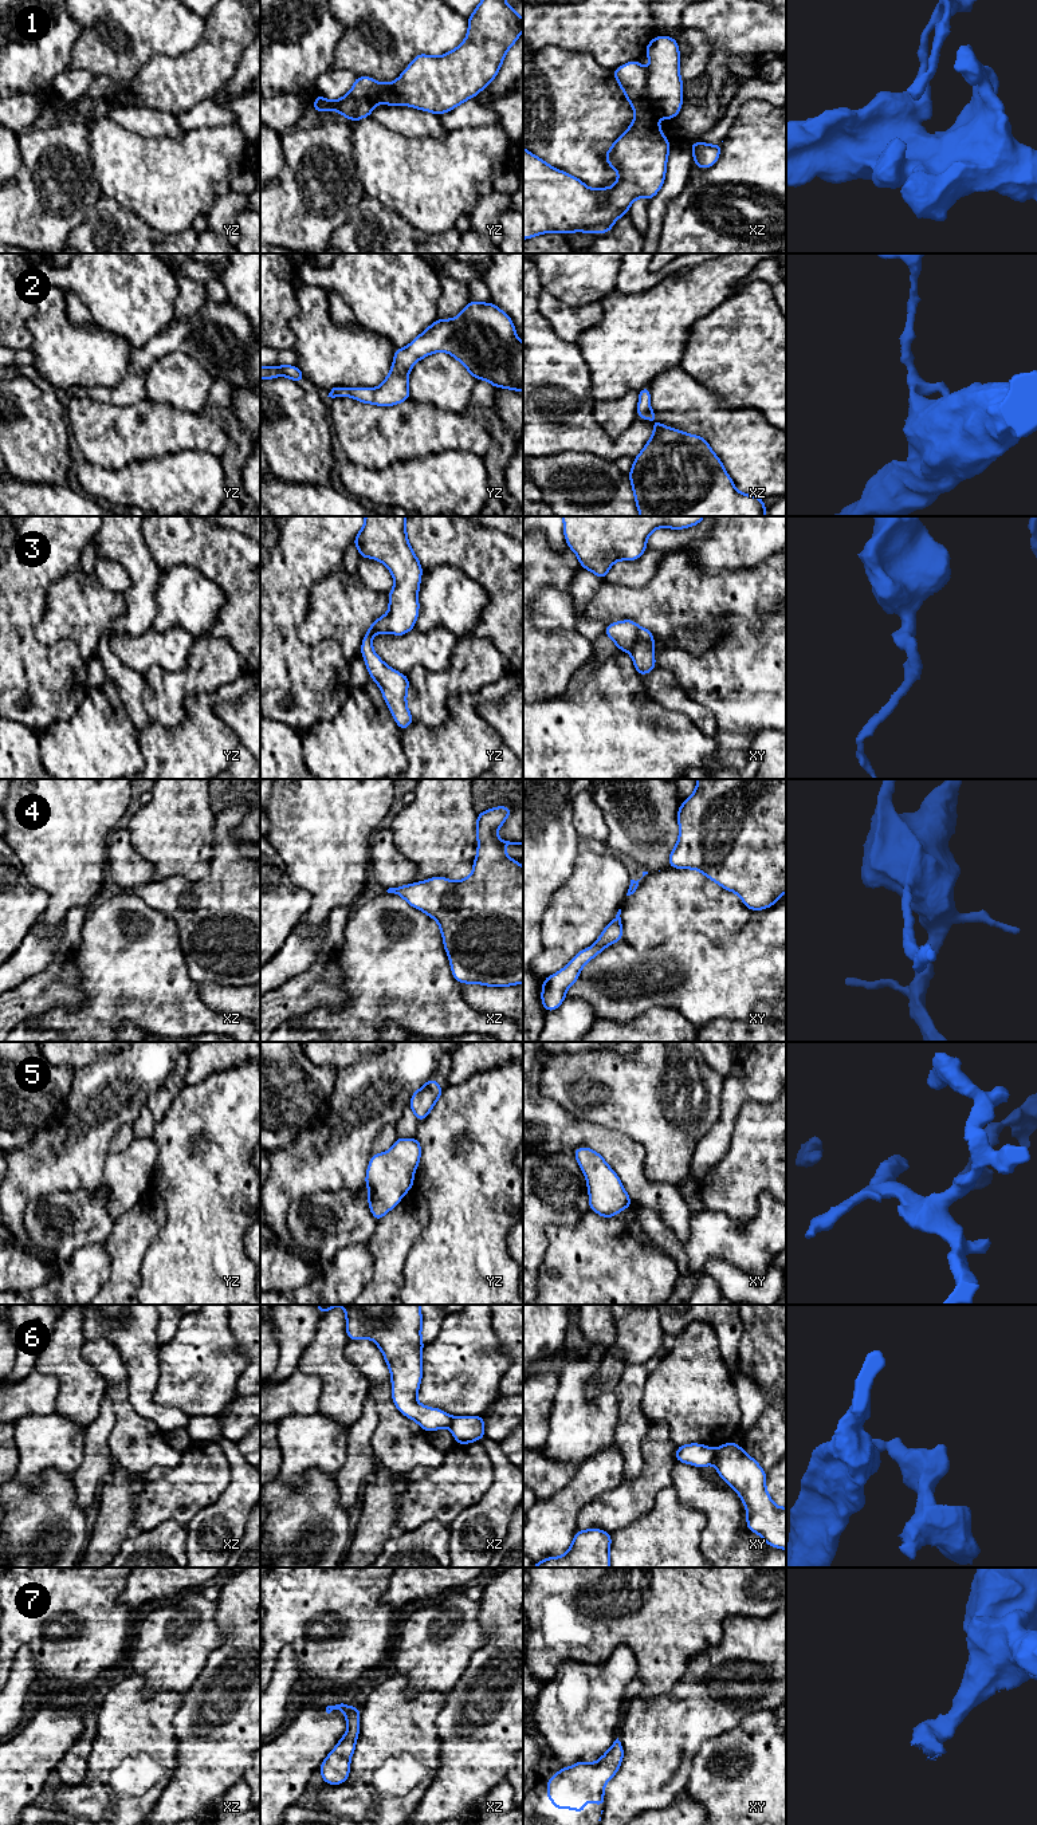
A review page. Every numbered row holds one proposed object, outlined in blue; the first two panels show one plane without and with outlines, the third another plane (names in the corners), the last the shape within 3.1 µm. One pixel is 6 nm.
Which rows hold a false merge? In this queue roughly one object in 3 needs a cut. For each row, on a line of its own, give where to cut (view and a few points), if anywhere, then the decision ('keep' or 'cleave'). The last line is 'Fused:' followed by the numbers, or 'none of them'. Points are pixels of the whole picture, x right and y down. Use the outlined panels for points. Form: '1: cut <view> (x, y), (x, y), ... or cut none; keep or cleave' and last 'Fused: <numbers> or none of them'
1: cut xz (645, 70), (645, 91), (652, 109); cleave
2: cut none; keep
3: cut xy (639, 628), (636, 642), (628, 651); cleave
4: cut none; keep
5: cut none; keep
6: cut xy (715, 1450), (713, 1462); cleave
7: cut none; keep
Fused: 1, 3, 6

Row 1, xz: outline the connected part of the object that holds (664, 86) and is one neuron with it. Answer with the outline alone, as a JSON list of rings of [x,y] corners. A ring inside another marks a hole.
[[[671,36],[652,38],[644,54],[651,59],[647,93],[652,110],[664,121],[675,118],[680,113],[684,95],[677,42]]]

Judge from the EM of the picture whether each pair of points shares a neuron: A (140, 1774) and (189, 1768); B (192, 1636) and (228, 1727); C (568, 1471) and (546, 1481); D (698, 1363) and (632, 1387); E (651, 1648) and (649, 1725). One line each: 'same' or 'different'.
A: different
B: different
C: same
D: different
E: different

